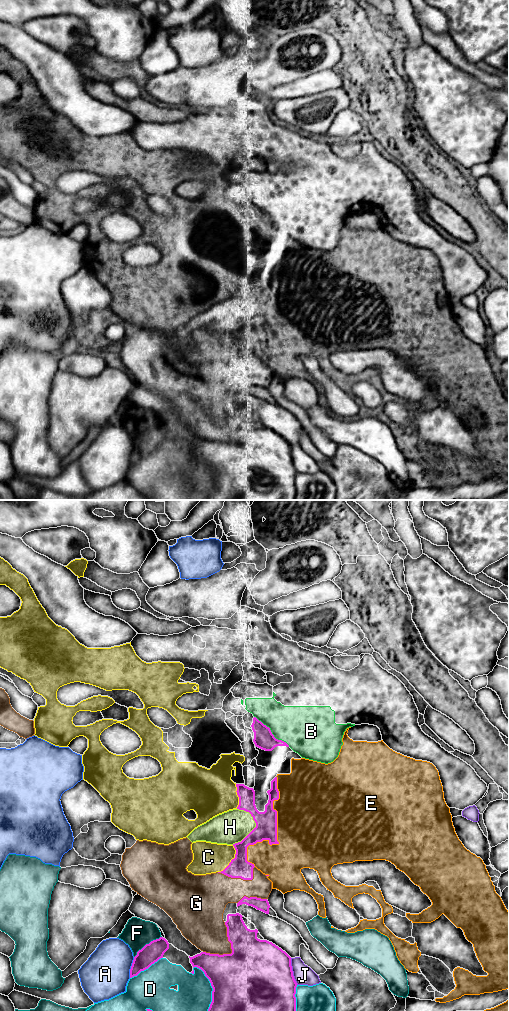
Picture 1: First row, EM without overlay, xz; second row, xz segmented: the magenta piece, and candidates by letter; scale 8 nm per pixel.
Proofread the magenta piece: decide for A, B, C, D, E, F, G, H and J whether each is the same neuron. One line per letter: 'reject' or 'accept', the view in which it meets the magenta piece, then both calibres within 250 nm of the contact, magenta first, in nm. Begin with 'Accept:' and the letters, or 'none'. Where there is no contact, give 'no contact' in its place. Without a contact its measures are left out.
Accept: none
A: reject; contact in xz; calibres 160 and 380 nm
B: reject; contact in xz; calibres 160 and 360 nm
C: reject; contact in xz; calibres 170 and 240 nm
D: reject; contact in xz; calibres 500 and 320 nm
E: reject; contact in xz; calibres 180 and 500 nm
F: reject; contact in xz; calibres 160 and 220 nm
G: reject; contact in xz; calibres 500 and 300 nm
H: reject; contact in xz; calibres 180 and 260 nm
J: reject; contact in xz; calibres 500 and 160 nm

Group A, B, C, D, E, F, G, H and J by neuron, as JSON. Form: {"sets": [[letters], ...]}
{"sets": [["A"], ["B", "G", "H"], ["C", "E"], ["D"], ["F"], ["J"]]}

